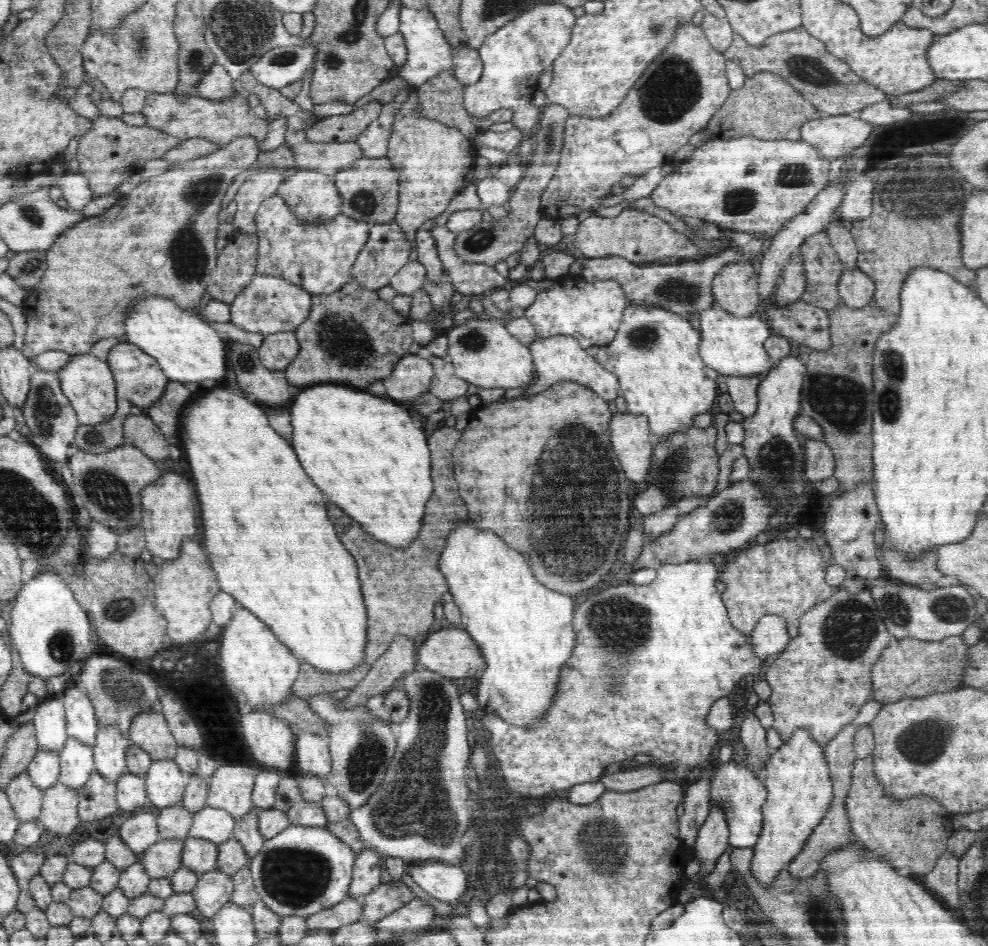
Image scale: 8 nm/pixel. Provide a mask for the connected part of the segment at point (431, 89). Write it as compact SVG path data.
M446 71L417 86L416 90L422 115L457 128L468 139L474 140L480 130L472 123L464 106L465 87L456 75Z

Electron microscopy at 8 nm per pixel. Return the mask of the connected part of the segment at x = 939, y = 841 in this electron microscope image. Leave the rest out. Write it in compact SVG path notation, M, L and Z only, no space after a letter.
M857 758L852 765L851 787L846 795L845 807L851 829L858 842L869 852L887 862L891 868L914 870L914 876L926 876L935 868L943 852L947 850L947 840L953 833L952 813L944 805L929 800L928 796L918 796L906 802L895 802L885 796L876 773L874 758Z

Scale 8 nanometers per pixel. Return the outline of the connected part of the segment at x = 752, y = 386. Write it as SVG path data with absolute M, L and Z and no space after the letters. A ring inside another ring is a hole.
M725 377L728 393L731 396L736 412L745 418L754 417L759 405L757 390L760 377Z

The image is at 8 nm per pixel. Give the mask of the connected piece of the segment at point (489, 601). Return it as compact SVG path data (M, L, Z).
M470 518L468 524L462 524L450 534L446 548L439 558L439 566L447 579L453 601L460 609L461 627L477 643L488 664L478 688L477 701L480 702L480 709L485 712L490 710L490 713L520 727L537 723L554 698L556 684L560 680L560 666L566 658L570 658L576 644L576 634L572 630L574 606L577 606L574 599L566 598L548 588L544 590L544 586L540 586L540 582L524 562L523 556L508 548L504 541L492 532L481 532L476 525L471 524Z

